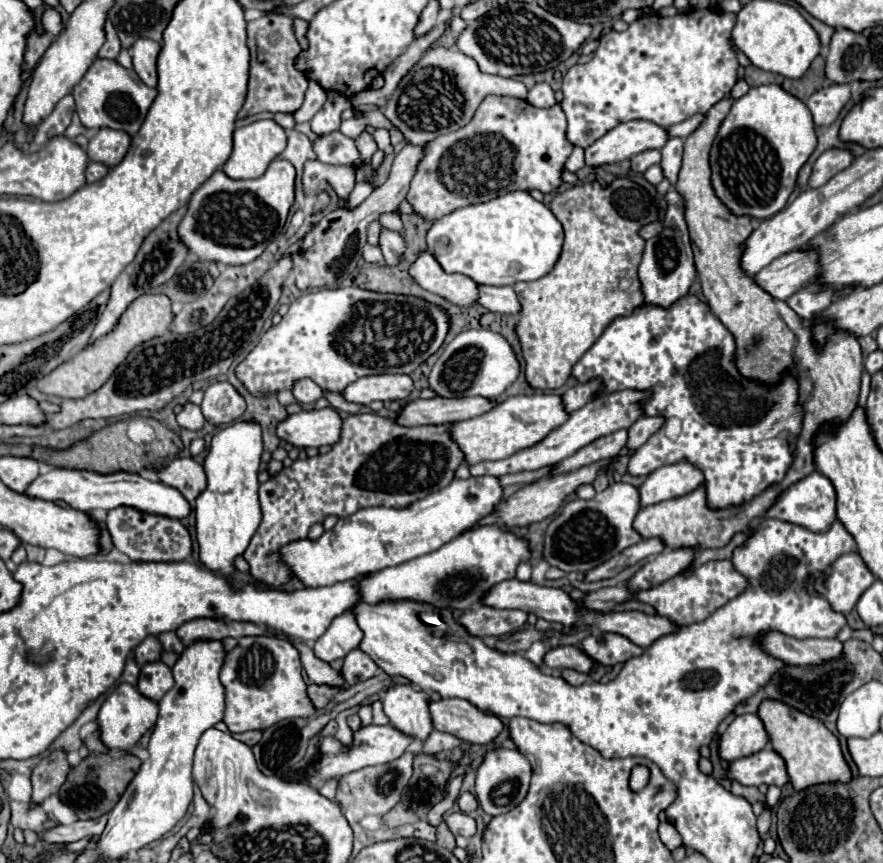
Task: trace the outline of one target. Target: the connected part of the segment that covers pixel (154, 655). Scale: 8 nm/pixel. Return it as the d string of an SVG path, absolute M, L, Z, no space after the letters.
M148 636L136 650L134 650L134 658L138 664L146 664L146 662L158 662L162 656L162 644L158 640L158 636Z

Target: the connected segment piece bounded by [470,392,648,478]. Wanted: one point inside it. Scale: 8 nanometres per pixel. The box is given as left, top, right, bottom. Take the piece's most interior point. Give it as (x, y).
(606, 414)

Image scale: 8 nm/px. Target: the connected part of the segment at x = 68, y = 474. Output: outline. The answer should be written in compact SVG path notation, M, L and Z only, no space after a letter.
M54 468L48 474L38 476L28 492L28 496L42 498L42 500L64 500L70 504L74 510L94 510L94 508L120 508L120 506L130 506L146 514L158 514L174 520L182 520L192 512L190 502L172 486L166 486L158 480L146 480L140 474L134 472L112 472L112 474L98 474L90 470L70 470L70 468Z

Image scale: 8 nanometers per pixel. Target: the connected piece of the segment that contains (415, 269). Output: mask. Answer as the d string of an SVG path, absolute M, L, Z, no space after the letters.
M424 250L416 256L408 274L424 290L438 294L454 304L470 306L476 302L476 296L478 296L476 282L464 274L446 274L428 250Z

